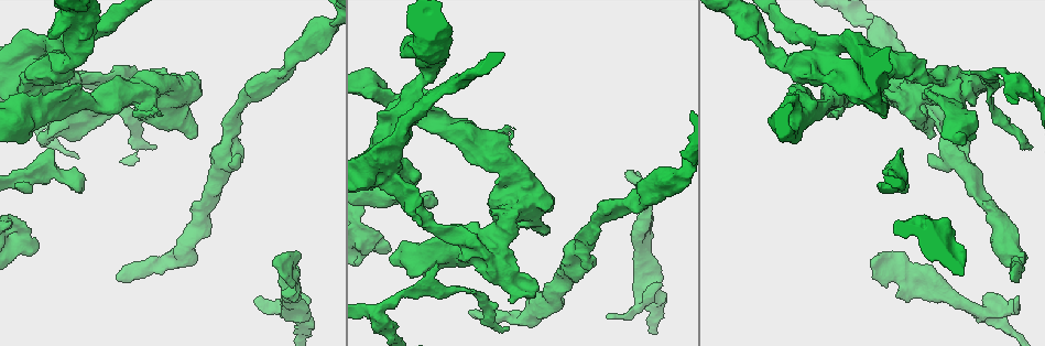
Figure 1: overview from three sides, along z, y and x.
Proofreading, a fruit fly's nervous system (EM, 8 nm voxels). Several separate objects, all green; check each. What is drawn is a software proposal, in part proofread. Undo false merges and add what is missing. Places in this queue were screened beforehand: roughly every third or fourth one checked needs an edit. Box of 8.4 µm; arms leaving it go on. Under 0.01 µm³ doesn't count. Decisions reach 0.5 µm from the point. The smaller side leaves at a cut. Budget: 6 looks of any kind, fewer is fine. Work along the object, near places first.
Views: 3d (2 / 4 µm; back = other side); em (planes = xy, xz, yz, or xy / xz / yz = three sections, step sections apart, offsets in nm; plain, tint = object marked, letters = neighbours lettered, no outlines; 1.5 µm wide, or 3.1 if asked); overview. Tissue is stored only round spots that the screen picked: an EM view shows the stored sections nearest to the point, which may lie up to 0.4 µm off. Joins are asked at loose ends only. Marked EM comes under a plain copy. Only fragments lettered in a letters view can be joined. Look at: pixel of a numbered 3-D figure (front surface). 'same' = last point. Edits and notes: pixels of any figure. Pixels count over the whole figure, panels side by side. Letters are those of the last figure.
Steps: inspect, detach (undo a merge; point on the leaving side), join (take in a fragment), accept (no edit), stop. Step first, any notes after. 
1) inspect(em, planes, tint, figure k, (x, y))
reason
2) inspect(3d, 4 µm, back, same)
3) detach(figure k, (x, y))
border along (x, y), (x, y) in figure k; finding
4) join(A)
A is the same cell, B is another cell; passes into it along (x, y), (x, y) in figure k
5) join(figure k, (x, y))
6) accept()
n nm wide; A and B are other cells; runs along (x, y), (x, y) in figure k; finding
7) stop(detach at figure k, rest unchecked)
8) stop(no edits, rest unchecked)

inspect(em, planes, letters, figure 1, (901, 269))
abrupt turn

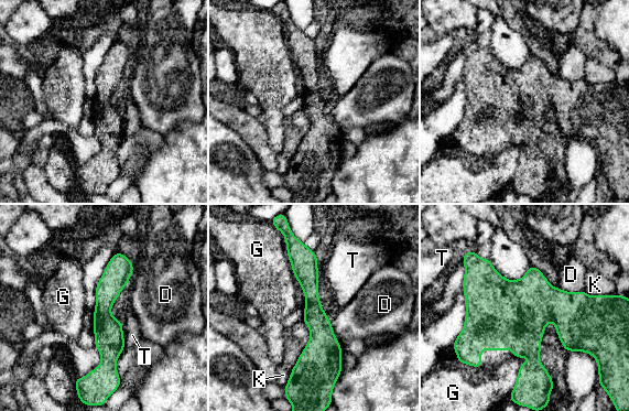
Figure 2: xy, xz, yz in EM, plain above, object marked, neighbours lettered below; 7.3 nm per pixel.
accept()
170 nm wide; D, G, K and T are other cells; one cell here

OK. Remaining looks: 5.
inspect(em, planes, letters, figure 1, (180, 122))
abrupt turn

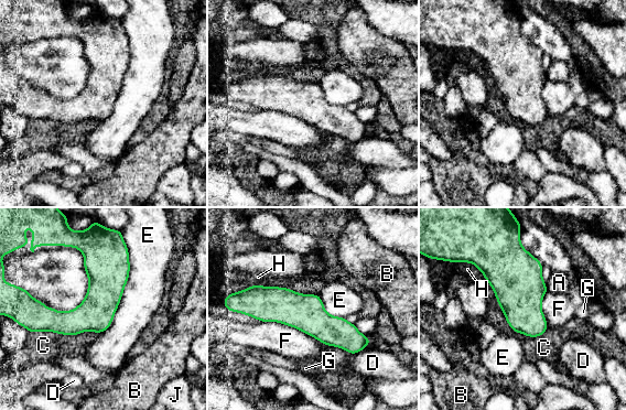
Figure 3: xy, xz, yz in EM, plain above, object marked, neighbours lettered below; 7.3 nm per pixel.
accept()
A, B, C, D, E, F, G, H and J are other cells; all the same cell

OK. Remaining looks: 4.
inspect(3d, 2 µm, figure 1, (117, 278))
free end

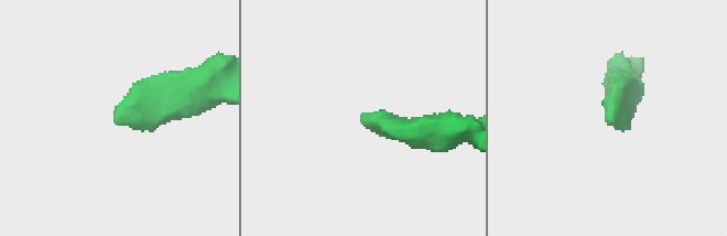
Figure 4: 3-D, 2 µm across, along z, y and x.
inspect(em, planes, letters, figure 4, (608, 124))
shape alone is not enough

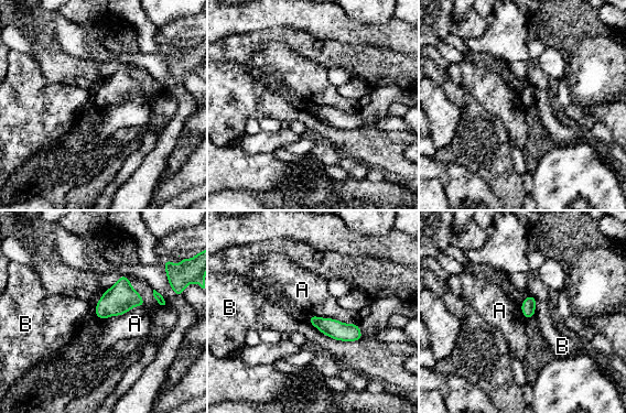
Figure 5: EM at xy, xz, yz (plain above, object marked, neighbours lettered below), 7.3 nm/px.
accept()
A and B are other cells; runs along (311, 317), (358, 336) in figure 5; no lettered fragment goes on from it

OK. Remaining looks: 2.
stop(no edits, rest unchecked)

